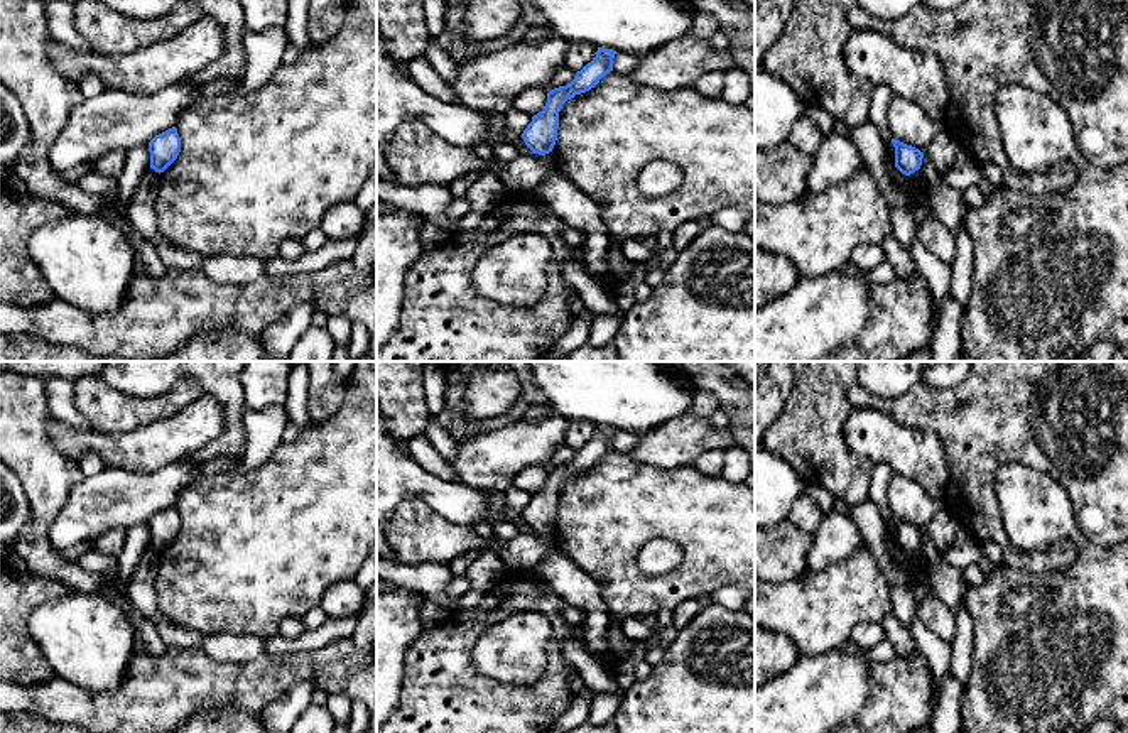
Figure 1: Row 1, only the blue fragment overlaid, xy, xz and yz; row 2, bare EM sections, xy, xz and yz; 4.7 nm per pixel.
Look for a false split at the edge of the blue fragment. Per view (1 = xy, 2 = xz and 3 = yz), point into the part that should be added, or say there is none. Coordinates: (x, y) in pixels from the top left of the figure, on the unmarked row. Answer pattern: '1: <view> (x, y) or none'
1: none
2: none
3: none

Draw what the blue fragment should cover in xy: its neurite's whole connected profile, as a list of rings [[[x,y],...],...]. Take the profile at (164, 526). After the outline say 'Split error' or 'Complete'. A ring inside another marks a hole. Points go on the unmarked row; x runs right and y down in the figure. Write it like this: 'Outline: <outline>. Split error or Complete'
Outline: [[[172,505],[159,513],[155,513],[149,520],[150,530],[150,547],[155,551],[164,551],[179,534],[181,530],[181,515],[177,507]]]. Complete

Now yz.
Outline: [[[892,517],[892,522],[895,525],[895,546],[902,552],[910,554],[920,547],[924,530],[920,530],[919,527],[907,524],[897,517]]]. Complete

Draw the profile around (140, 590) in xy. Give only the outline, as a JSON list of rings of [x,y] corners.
[[[149,547],[128,583],[127,593],[132,605],[142,611],[147,618],[154,622],[157,632],[167,647],[179,649],[201,649],[204,635],[198,630],[184,628],[174,623],[169,623],[157,611],[157,596],[155,596],[155,562],[159,551]]]

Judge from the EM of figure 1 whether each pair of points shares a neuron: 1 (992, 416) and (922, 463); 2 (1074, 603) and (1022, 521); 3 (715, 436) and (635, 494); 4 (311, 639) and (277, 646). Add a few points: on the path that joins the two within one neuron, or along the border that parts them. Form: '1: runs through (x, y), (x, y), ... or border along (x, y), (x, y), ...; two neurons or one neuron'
1: border along (909, 428), (929, 429), (938, 438), (946, 488); two neurons
2: runs through (1084, 573), (1083, 544), (1066, 527), (1052, 521); one neuron
3: border along (632, 458), (657, 466), (691, 465); two neurons
4: runs through (303, 644), (286, 646); one neuron

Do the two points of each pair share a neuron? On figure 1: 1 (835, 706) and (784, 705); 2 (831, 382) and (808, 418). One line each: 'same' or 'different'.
1: same
2: same

